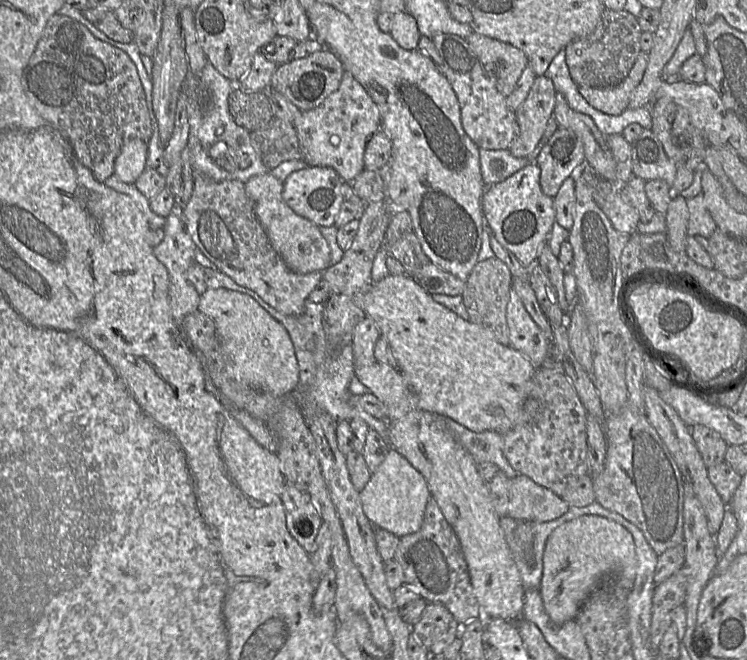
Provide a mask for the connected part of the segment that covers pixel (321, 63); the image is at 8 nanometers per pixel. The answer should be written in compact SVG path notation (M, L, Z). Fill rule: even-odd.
M324 49L278 65L271 79L271 87L301 111L307 111L322 104L330 94L339 88L345 71L339 57L330 49Z

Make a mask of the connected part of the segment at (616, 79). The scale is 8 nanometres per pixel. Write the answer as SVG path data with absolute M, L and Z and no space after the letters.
M624 8L619 11L604 10L590 34L574 39L563 49L571 78L578 86L593 88L620 84L628 76L641 52L642 33L638 17Z

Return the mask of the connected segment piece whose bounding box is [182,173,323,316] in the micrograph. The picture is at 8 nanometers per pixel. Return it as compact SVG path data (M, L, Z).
M194 173L193 193L182 213L186 231L197 249L219 271L238 285L254 291L262 301L283 315L298 316L304 312L310 293L323 279L323 272L297 274L287 267L258 221L243 182L216 182Z

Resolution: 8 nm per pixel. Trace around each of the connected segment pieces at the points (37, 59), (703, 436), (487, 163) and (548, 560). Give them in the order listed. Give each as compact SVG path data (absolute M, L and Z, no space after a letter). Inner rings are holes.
M56 13L49 18L21 83L30 105L67 137L78 160L99 182L114 174L115 160L126 142L134 138L149 142L152 136L146 95L135 63L126 52L96 38L71 17Z
M704 425L691 427L691 434L694 442L707 467L724 462L725 453L729 444L715 430Z
M480 148L480 169L485 186L491 186L510 177L529 164L529 158L516 157L509 149L486 150Z
M599 515L563 523L547 538L542 555L539 592L551 621L561 625L575 620L587 598L610 576L635 580L637 558L632 534L621 524Z

